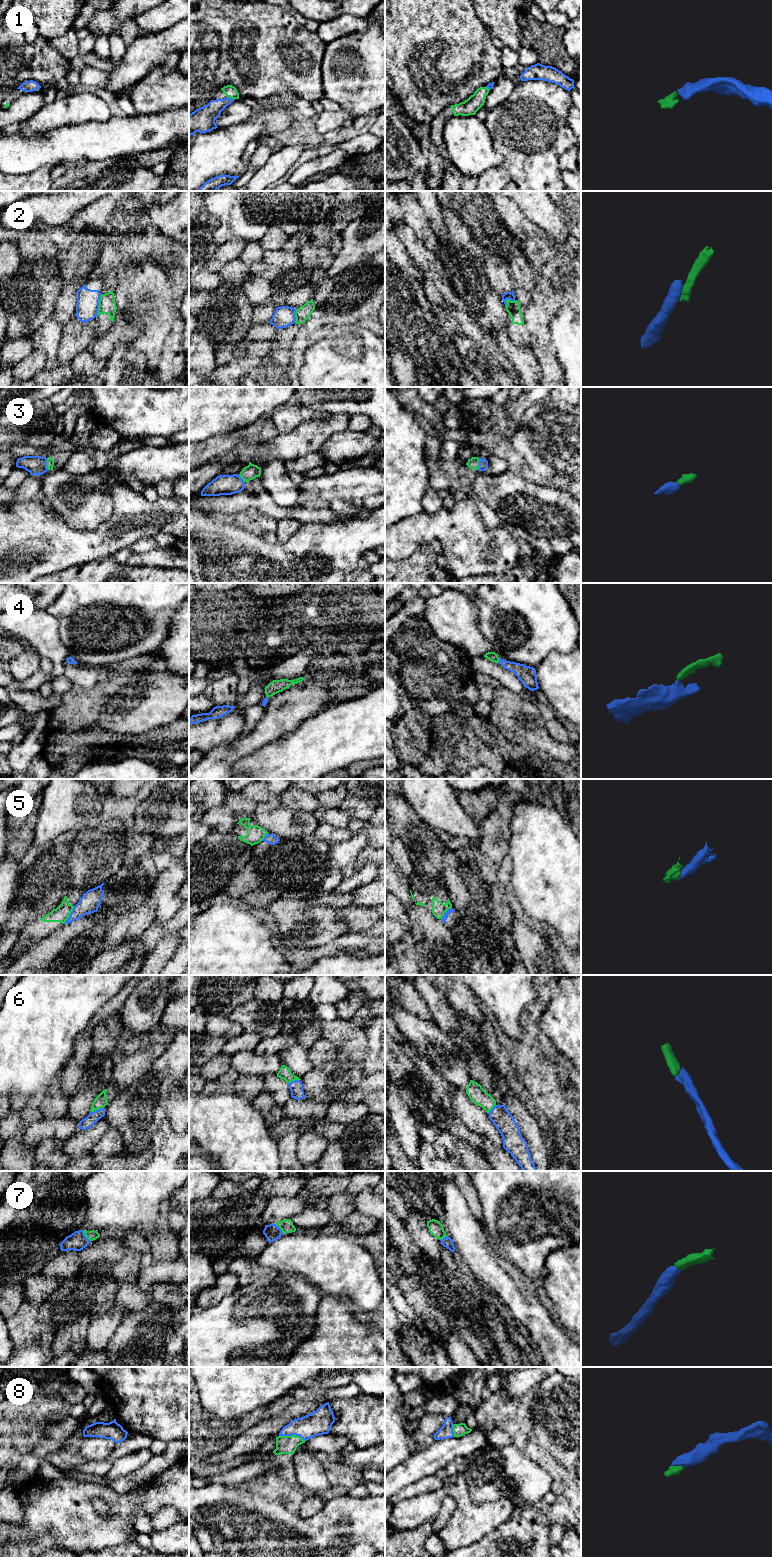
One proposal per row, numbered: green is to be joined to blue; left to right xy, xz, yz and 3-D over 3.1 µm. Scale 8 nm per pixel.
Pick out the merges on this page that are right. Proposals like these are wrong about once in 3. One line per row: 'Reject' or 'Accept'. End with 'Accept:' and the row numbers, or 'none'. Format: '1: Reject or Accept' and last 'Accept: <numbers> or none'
1: Accept
2: Reject
3: Accept
4: Accept
5: Reject
6: Accept
7: Accept
8: Accept
Accept: 1, 3, 4, 6, 7, 8

